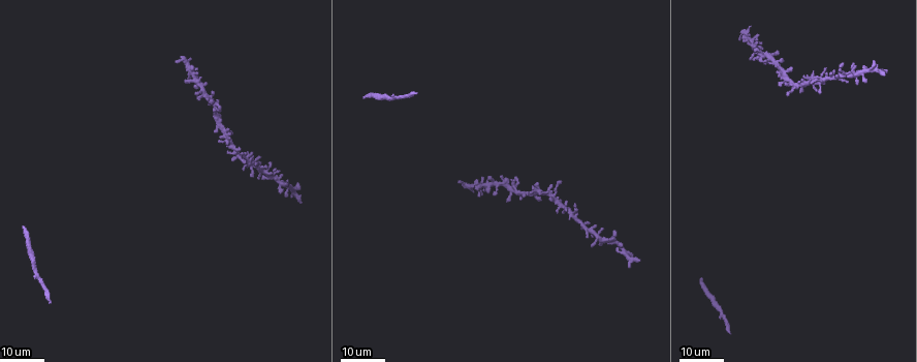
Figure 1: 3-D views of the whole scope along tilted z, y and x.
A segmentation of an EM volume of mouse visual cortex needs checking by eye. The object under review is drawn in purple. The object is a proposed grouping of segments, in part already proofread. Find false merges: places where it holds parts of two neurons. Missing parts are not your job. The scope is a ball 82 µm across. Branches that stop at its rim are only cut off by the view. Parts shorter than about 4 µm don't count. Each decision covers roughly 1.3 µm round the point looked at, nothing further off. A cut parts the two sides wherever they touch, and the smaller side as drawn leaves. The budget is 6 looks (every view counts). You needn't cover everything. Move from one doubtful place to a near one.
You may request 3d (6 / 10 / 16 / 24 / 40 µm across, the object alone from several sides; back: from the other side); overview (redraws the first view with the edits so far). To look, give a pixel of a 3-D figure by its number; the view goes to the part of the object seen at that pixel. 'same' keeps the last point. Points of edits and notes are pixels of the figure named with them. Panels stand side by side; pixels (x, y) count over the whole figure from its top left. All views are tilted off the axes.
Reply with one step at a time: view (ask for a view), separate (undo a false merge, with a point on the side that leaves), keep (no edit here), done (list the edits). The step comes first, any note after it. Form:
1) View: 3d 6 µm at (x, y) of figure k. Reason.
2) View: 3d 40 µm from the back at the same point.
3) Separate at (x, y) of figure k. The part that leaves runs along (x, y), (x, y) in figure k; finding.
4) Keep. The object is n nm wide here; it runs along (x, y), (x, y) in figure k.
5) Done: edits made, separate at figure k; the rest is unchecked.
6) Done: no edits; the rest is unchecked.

View: 3d 24 µm at (204, 89) of figure 1. Three-way junction.

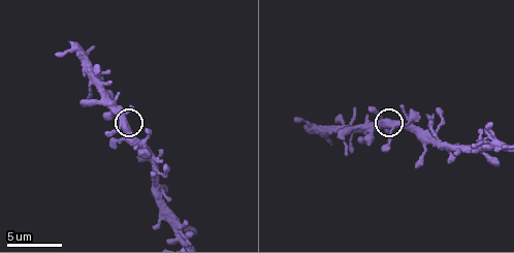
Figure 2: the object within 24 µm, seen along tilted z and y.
View: 3d 6 µm at (128, 126) of figure 2. Zoom in.

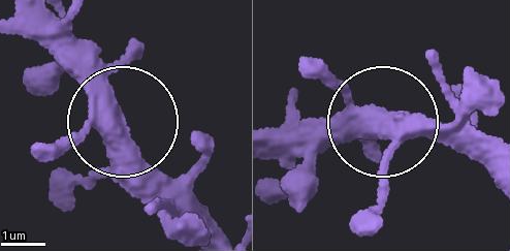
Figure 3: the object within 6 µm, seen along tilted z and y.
View: 3d 6 µm from the back at (374, 132) of figure 3. Other side.

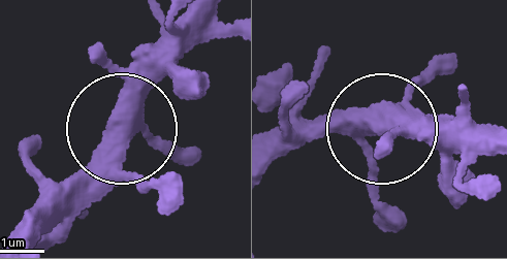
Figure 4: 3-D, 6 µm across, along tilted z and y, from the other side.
Keep. 3 arms meet here; all the same neuron.

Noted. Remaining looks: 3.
View: 3d 6 µm at (425, 140) of figure 2. Four-way junction.

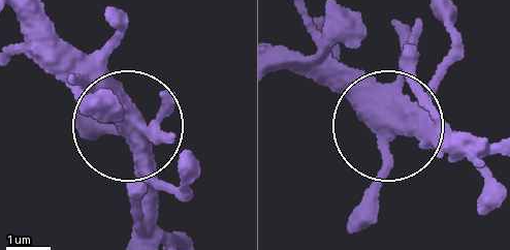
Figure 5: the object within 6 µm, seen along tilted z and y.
Keep. The object is 420 nm wide here; continuous, no second neuron.

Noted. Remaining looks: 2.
View: 3d 16 µm at (800, 85) of figure 1. Four or more arms meet.

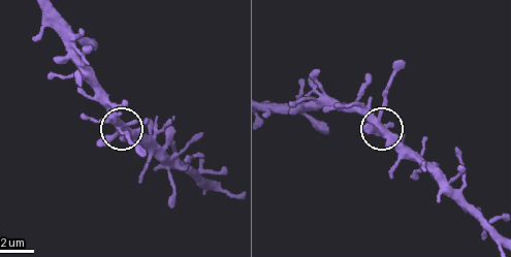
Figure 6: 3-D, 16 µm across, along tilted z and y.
View: 3d 6 µm at (377, 124) of figure 6.

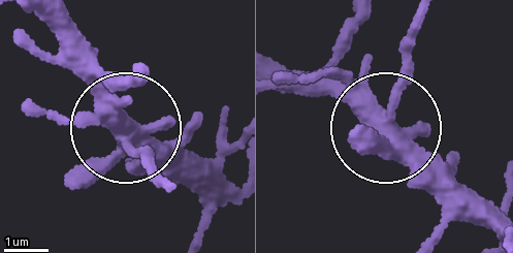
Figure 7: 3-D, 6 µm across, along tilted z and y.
Keep. The object is 380 nm wide here; continuous, no second neuron.

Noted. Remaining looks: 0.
Done: no edits; the rest is unchecked.

